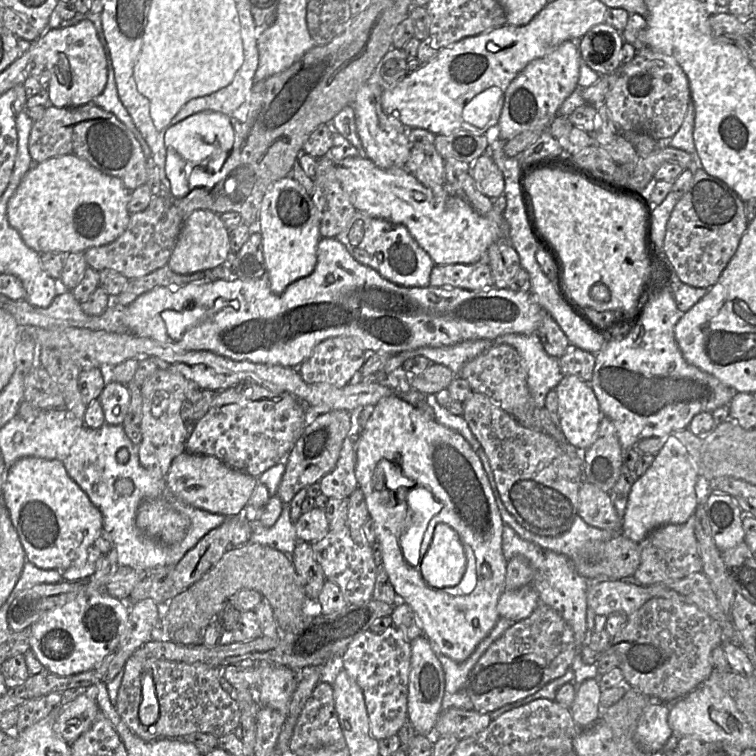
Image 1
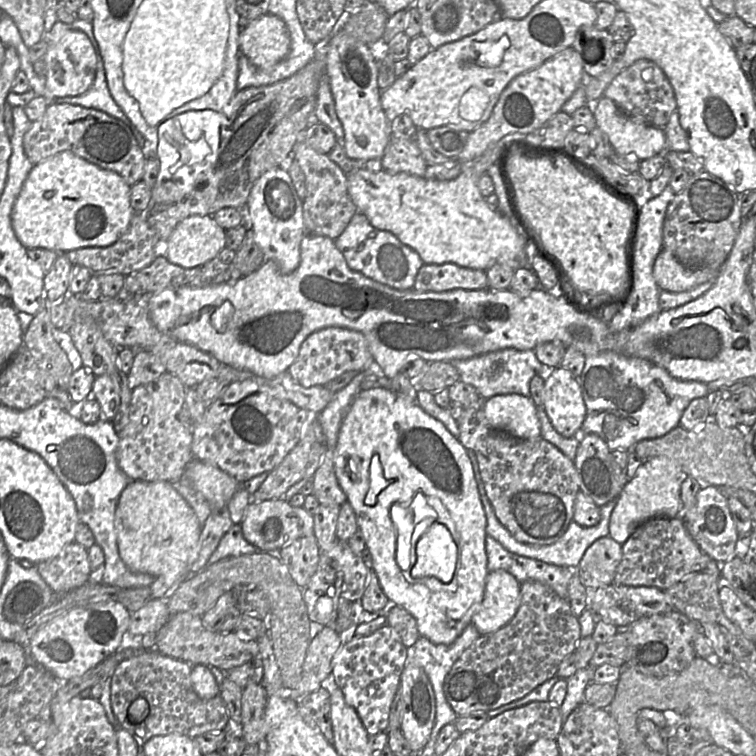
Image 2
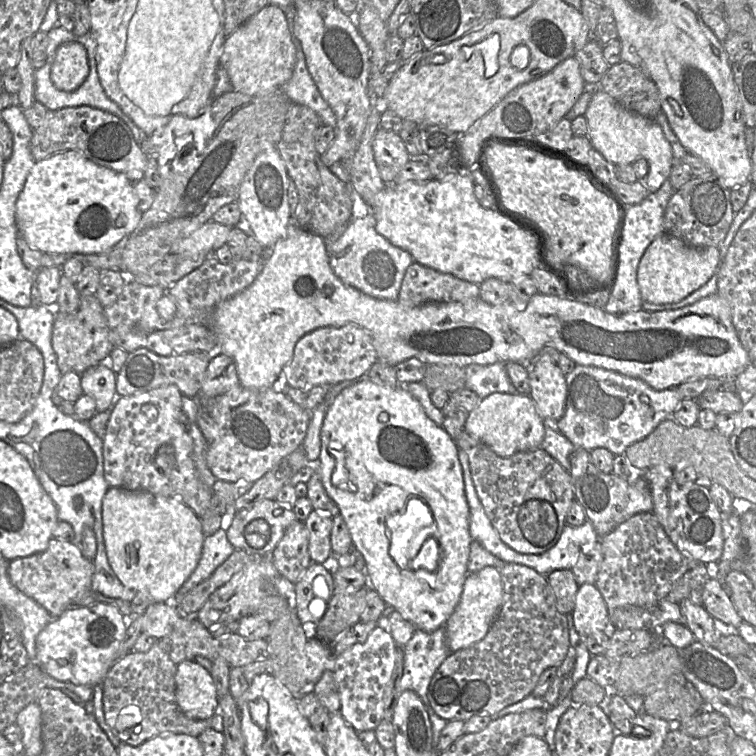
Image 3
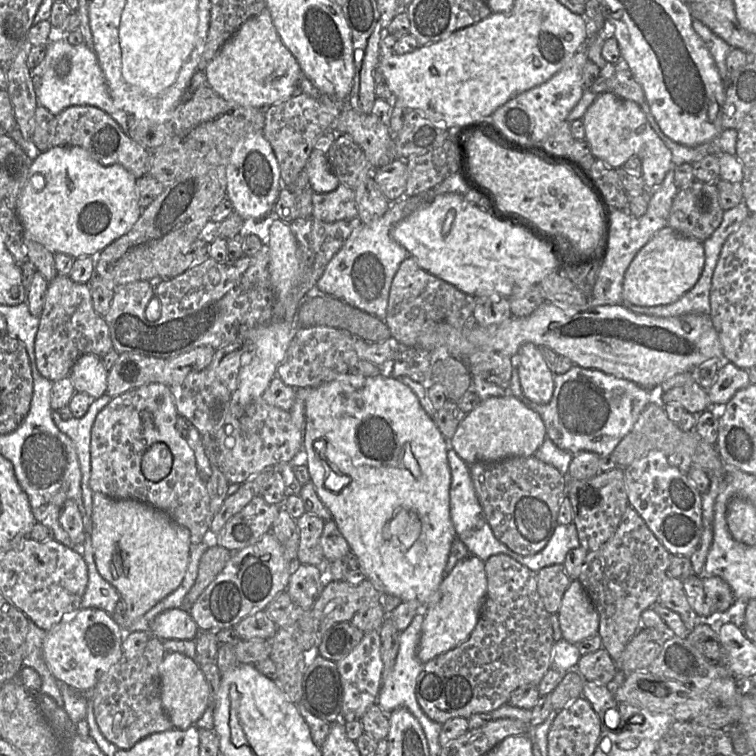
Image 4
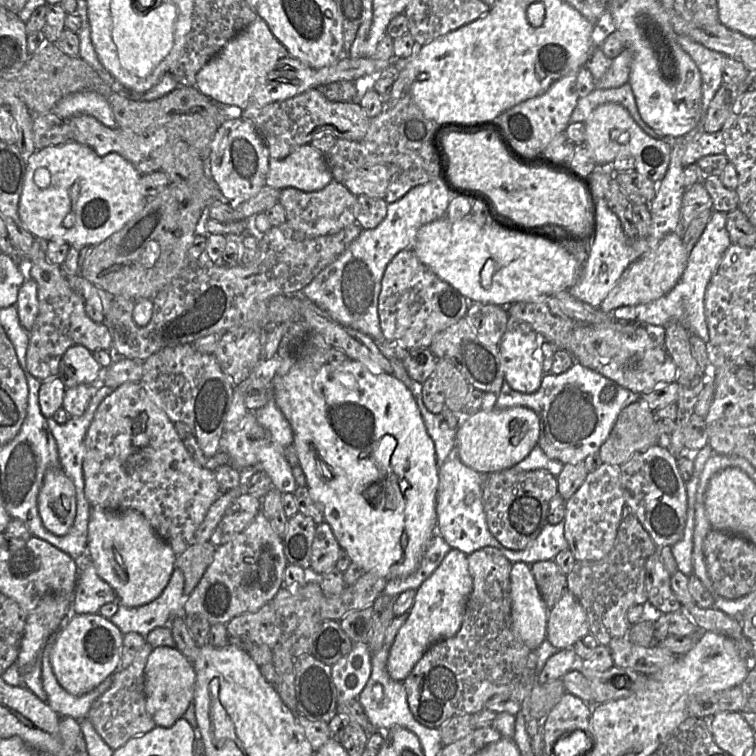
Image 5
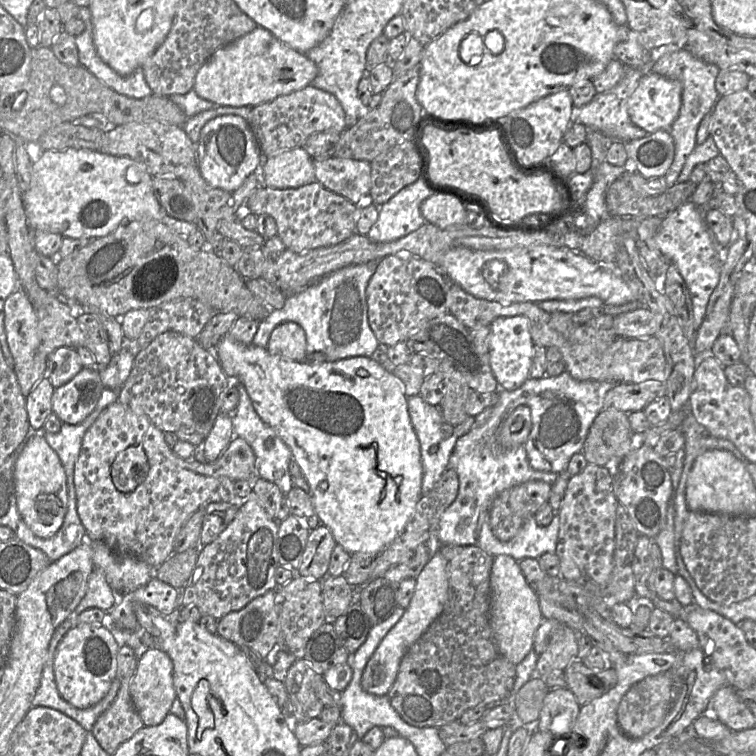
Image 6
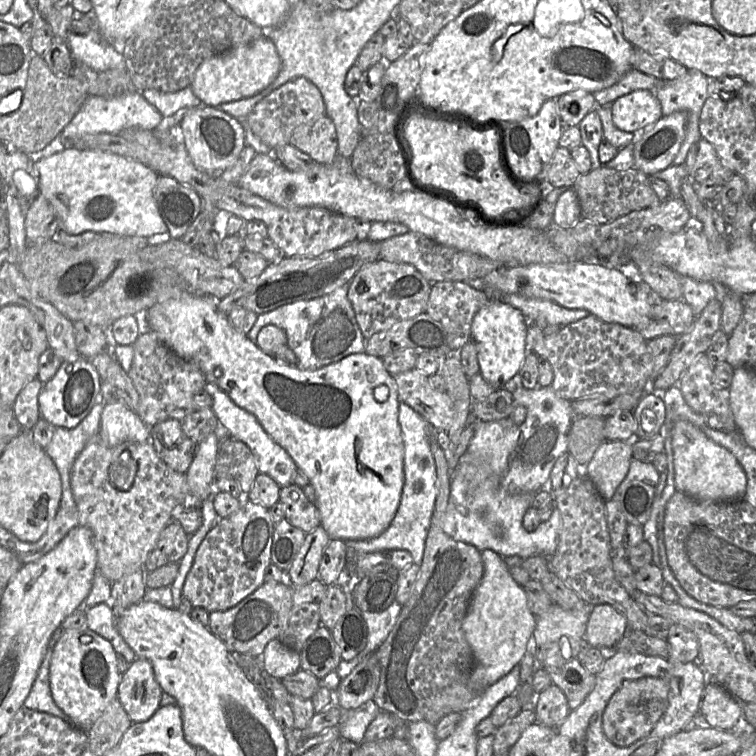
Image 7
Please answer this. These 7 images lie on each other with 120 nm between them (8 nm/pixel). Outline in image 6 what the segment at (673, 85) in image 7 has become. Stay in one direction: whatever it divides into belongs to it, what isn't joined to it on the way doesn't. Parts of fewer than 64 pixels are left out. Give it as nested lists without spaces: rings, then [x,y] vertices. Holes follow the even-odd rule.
[[[673,44],[660,46],[661,52],[654,61],[648,61],[647,64],[639,70],[642,74],[657,73],[669,79],[677,80],[682,85],[682,103],[679,114],[671,125],[670,133],[674,140],[675,156],[673,163],[664,176],[667,188],[674,186],[683,169],[686,159],[696,146],[696,134],[703,118],[711,113],[719,94],[715,88],[716,78],[720,69],[711,63],[707,63],[691,52]]]

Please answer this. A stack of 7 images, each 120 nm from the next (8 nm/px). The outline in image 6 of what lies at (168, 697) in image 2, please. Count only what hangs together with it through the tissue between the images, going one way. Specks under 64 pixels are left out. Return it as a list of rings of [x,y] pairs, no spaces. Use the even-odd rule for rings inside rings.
[[[120,683],[115,699],[90,730],[109,755],[144,726],[133,704],[129,683]]]

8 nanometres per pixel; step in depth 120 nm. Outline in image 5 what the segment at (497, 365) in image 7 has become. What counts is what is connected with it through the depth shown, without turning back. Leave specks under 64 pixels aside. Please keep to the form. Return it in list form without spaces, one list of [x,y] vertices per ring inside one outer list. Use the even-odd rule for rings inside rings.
[[[511,323],[498,347],[504,380],[523,394],[532,394],[541,386],[544,376],[541,340],[526,323]]]

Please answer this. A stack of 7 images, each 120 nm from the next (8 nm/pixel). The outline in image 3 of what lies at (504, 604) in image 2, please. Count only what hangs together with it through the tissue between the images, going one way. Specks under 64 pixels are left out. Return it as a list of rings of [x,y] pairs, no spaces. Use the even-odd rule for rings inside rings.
[[[487,566],[470,572],[465,579],[460,600],[444,624],[449,650],[455,652],[482,640],[498,616],[502,603],[503,584],[498,568]]]

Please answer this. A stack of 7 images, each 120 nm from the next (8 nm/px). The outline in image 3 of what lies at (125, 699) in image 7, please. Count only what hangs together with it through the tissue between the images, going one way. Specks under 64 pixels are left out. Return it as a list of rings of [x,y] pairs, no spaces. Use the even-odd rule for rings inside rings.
[[[193,661],[177,665],[176,701],[191,719],[210,719],[218,712],[218,693],[209,671]]]

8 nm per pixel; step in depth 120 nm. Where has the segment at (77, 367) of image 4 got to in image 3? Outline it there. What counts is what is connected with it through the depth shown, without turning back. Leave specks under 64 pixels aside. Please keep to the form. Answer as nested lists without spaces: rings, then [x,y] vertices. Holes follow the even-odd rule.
[[[100,363],[90,367],[81,374],[83,394],[95,400],[96,411],[111,409],[117,397],[116,375],[110,367]]]

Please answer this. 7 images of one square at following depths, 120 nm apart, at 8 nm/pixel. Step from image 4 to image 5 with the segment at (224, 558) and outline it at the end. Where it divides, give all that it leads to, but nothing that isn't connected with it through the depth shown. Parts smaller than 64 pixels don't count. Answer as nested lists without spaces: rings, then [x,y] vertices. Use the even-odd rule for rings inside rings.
[[[209,541],[195,543],[176,557],[175,567],[183,572],[183,594],[186,597],[192,593],[207,568],[213,562],[216,548]]]

